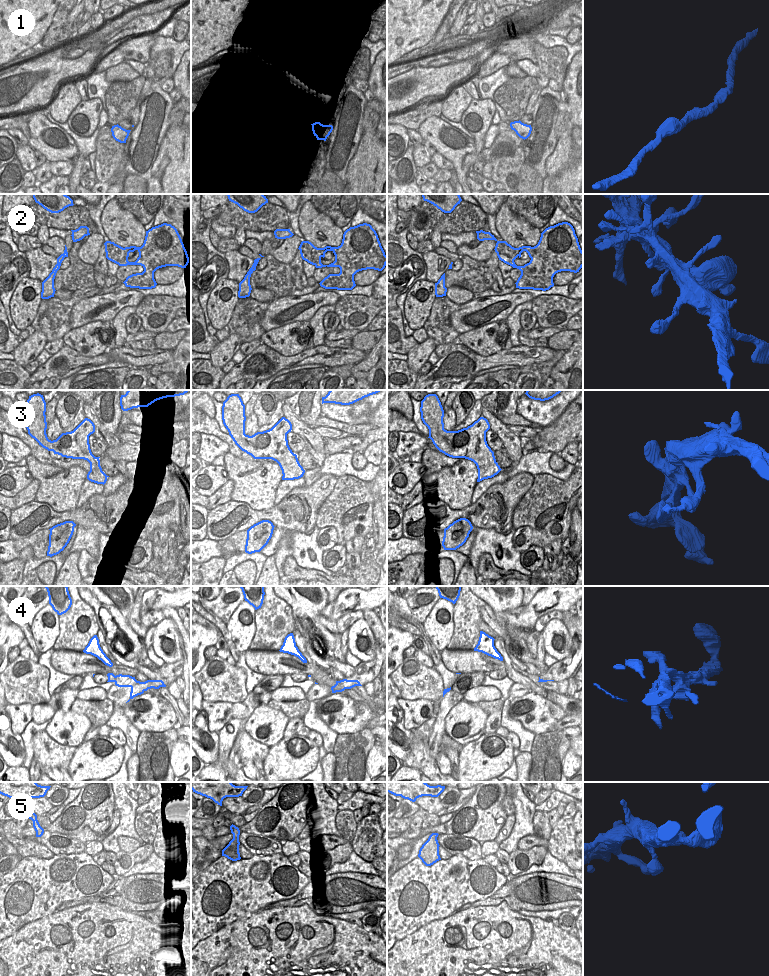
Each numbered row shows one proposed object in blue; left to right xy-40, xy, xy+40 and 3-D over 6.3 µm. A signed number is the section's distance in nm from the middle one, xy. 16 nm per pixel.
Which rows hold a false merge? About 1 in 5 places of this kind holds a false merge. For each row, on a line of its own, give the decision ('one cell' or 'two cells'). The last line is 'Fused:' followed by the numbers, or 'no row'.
1: one cell
2: one cell
3: one cell
4: one cell
5: one cell
Fused: no row

